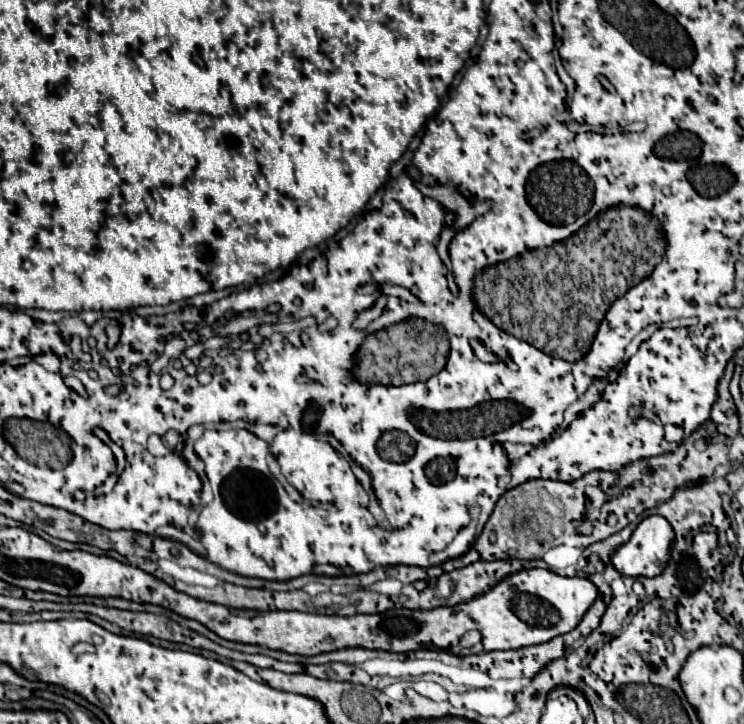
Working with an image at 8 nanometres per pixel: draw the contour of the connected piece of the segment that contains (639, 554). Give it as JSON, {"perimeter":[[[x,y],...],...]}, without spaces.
{"perimeter":[[[650,515],[650,517],[642,519],[642,523],[632,531],[630,539],[626,543],[622,543],[610,555],[610,563],[624,577],[656,577],[662,573],[662,569],[668,563],[672,541],[674,541],[674,531],[672,531],[670,523],[660,515]]]}

